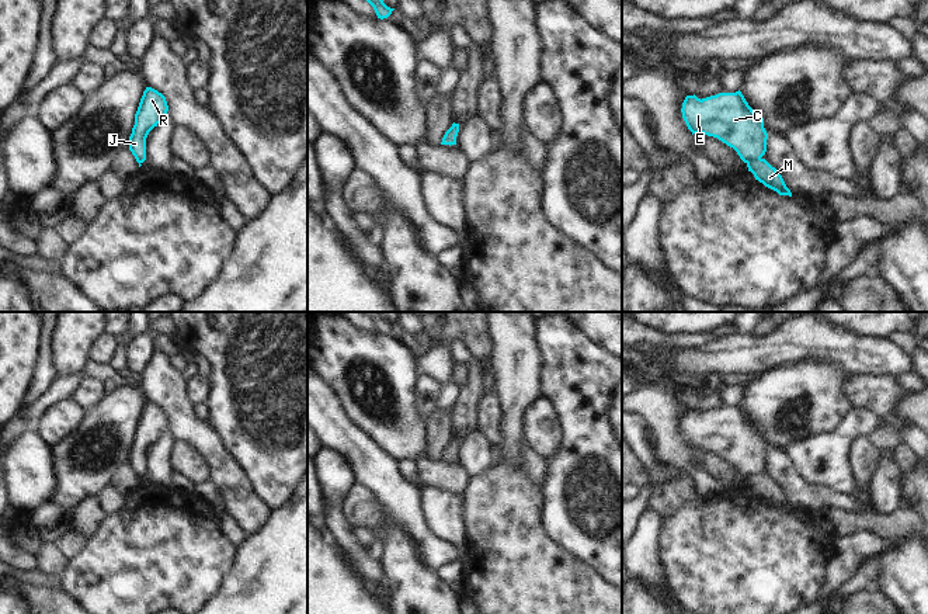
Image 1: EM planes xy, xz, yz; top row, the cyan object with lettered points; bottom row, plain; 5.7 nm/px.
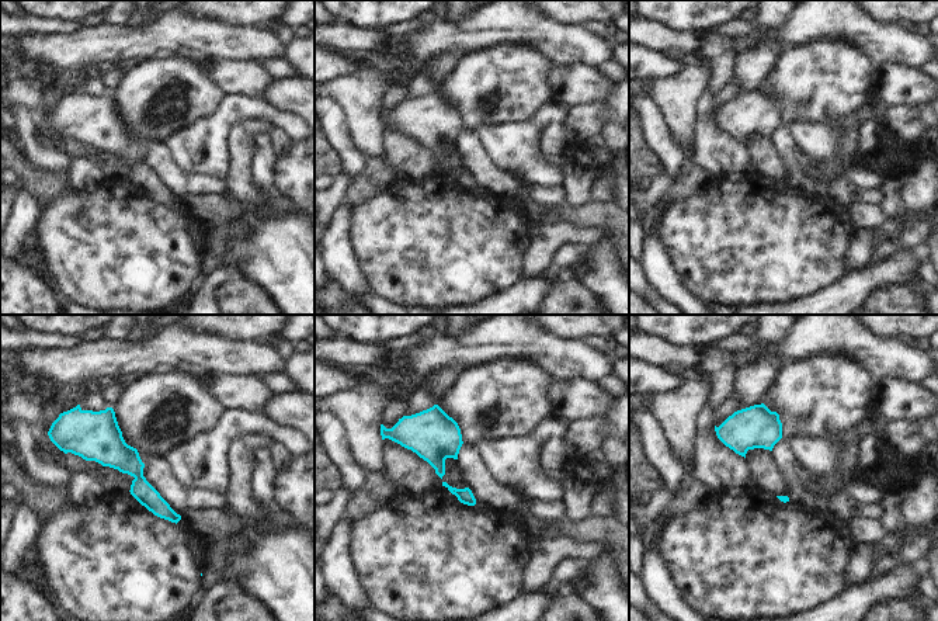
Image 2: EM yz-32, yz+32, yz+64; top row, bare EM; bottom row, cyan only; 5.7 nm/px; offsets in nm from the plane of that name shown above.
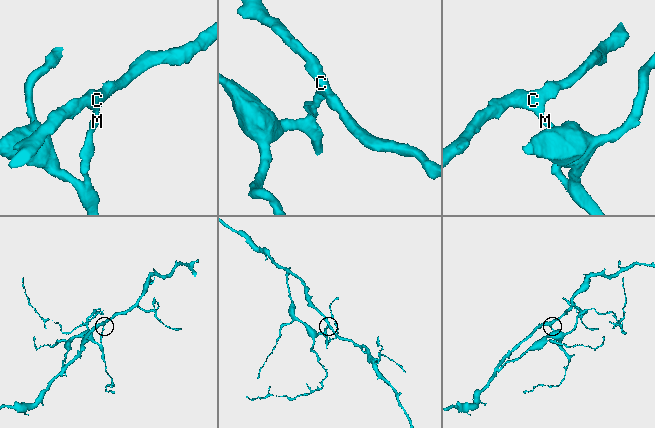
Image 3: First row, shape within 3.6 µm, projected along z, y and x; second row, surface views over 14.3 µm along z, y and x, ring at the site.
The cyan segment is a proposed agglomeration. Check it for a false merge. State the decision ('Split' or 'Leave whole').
Split.

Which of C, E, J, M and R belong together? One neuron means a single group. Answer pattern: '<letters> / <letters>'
C E J R / M

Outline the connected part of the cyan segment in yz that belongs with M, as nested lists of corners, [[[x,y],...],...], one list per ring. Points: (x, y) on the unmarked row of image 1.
[[[758,473],[747,478],[748,486],[751,486],[760,497],[765,502],[776,506],[779,510],[792,511],[790,504],[786,502],[782,490],[772,482],[765,473]]]

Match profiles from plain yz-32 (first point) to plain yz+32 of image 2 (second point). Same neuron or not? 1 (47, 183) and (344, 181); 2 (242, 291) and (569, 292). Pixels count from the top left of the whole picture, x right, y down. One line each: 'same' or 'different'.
1: different
2: same

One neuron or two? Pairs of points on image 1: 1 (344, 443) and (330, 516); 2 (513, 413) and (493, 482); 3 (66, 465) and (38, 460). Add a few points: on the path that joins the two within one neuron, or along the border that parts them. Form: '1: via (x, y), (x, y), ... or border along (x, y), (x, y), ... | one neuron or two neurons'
1: border along (323, 446), (334, 450), (347, 462), (357, 482) | two neurons
2: via (511, 430), (508, 465) | one neuron
3: border along (49, 447), (55, 477), (52, 496) | two neurons

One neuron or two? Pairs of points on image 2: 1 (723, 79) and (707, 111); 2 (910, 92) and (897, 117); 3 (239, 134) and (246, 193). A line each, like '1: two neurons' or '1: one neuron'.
1: two neurons
2: two neurons
3: one neuron

